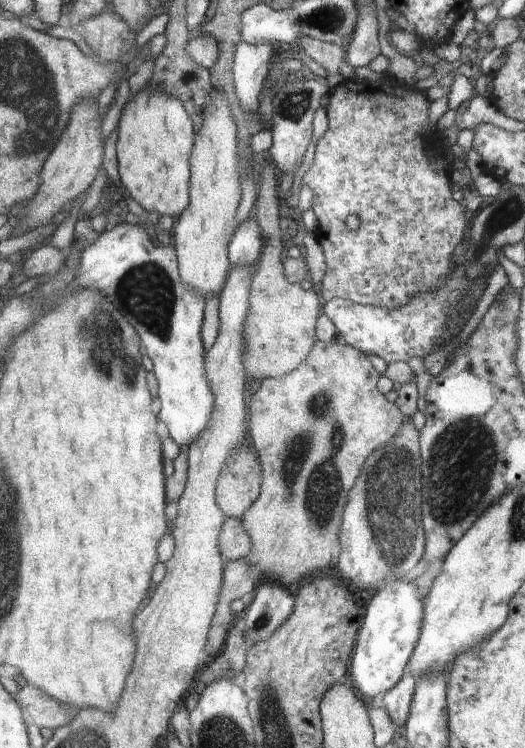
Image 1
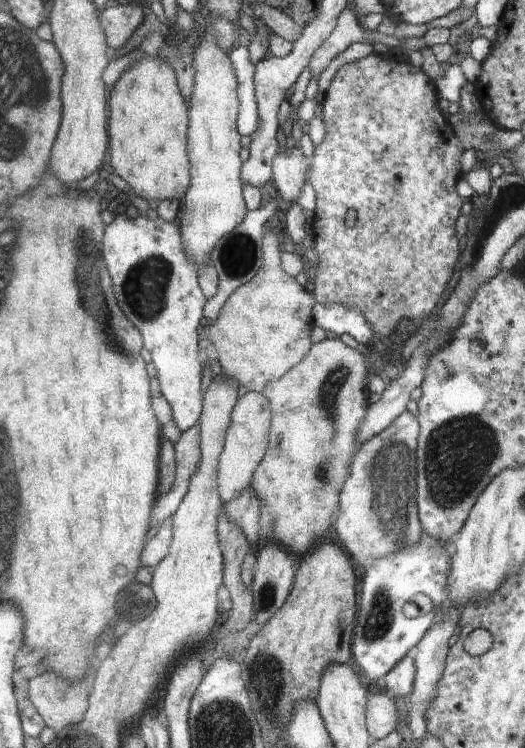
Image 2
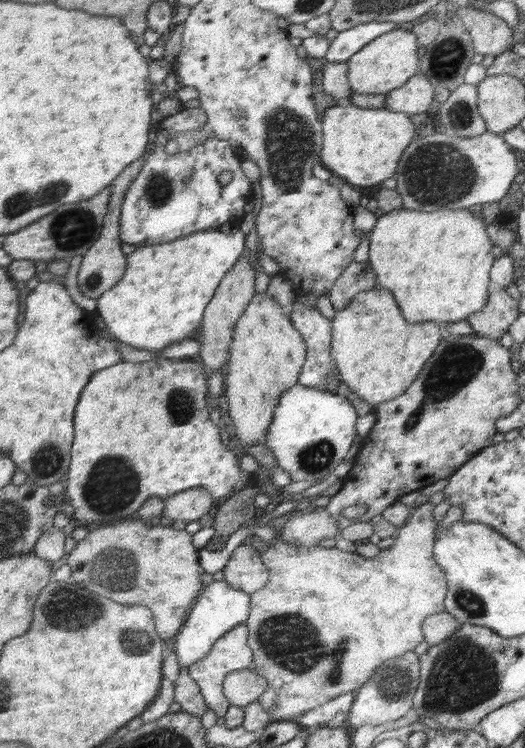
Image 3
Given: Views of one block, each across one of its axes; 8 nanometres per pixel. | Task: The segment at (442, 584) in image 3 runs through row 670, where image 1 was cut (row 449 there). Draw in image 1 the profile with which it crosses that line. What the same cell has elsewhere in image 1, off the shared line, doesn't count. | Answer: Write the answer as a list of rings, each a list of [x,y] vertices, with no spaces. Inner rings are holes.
[[[318,341],[300,366],[284,376],[262,380],[260,388],[250,396],[248,440],[258,454],[262,481],[258,499],[244,512],[241,521],[253,542],[253,549],[244,560],[256,568],[259,581],[276,582],[294,591],[288,584],[296,584],[300,578],[338,562],[341,551],[336,534],[340,532],[348,490],[354,486],[368,456],[378,446],[393,441],[408,419],[378,391],[378,378],[362,351],[336,341]]]

